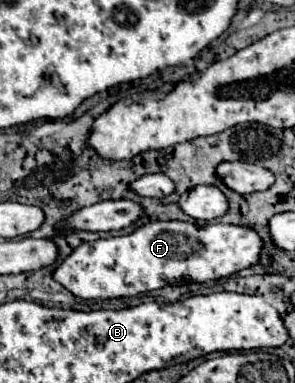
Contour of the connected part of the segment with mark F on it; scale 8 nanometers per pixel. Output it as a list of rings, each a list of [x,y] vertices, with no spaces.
[[[149,222],[137,228],[131,234],[113,236],[105,240],[95,240],[77,246],[65,262],[57,270],[51,272],[53,280],[65,286],[73,296],[83,300],[97,300],[97,298],[121,298],[121,296],[137,296],[141,292],[159,290],[171,284],[189,284],[189,282],[207,282],[215,278],[231,276],[243,268],[249,268],[259,262],[259,250],[263,240],[251,228],[233,226],[233,224],[207,224],[197,226],[193,222]]]

